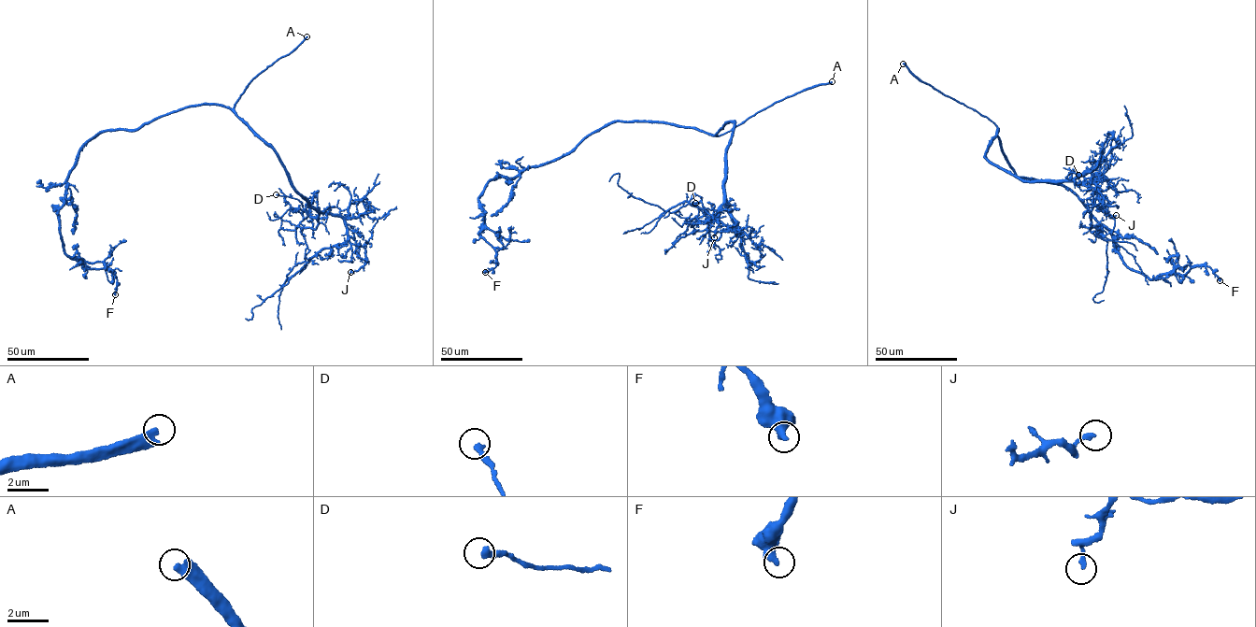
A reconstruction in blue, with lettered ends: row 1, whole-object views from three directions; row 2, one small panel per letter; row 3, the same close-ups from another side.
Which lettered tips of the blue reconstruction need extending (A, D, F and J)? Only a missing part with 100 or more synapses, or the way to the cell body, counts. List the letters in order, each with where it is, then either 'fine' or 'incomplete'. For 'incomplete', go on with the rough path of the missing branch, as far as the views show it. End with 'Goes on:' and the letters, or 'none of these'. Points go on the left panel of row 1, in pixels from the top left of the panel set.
A: at (306, 36); incomplete; missing branch runs (306, 36), (332, 19)
D: at (276, 194); fine
F: at (115, 294); fine
J: at (350, 272); fine
Goes on: A

